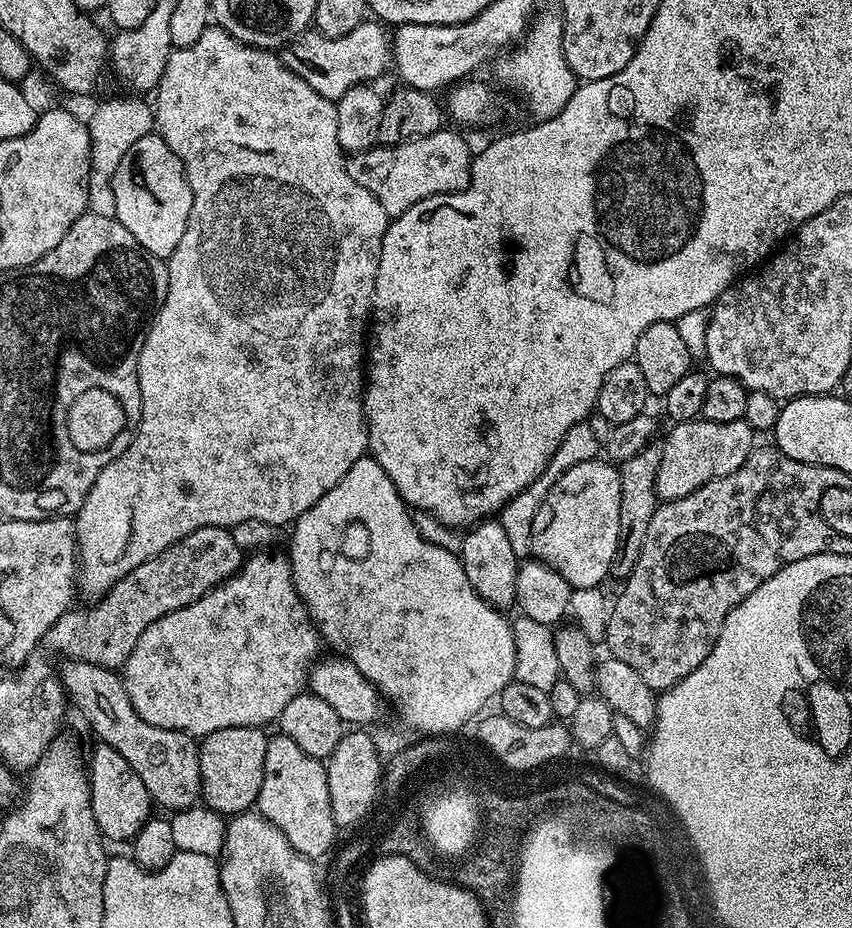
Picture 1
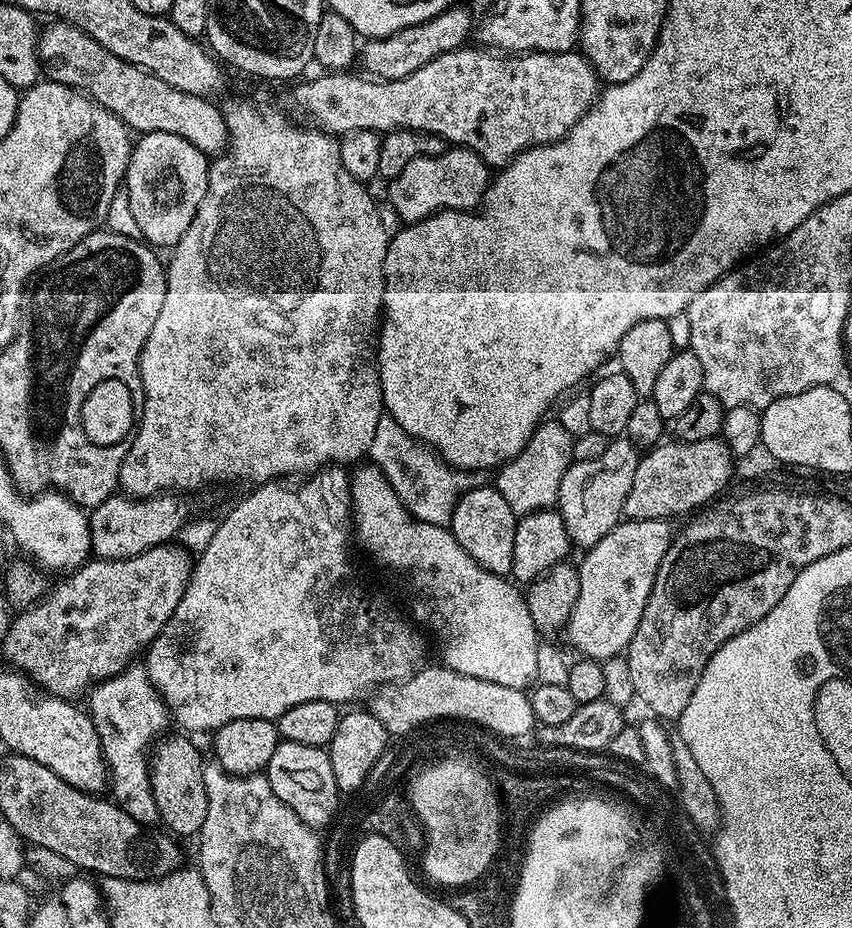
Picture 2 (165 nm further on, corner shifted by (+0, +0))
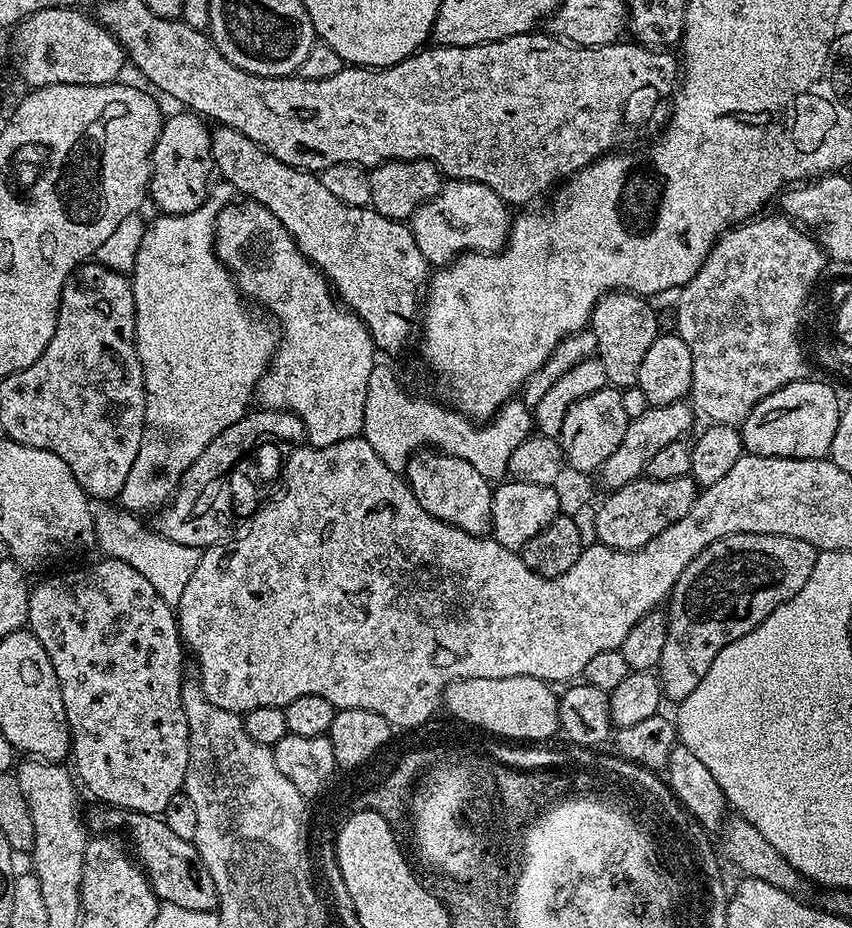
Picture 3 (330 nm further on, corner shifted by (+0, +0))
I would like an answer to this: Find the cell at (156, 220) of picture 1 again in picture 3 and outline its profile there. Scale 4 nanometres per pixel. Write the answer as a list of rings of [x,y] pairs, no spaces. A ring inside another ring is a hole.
[[[191,110],[176,111],[180,112],[169,115],[160,128],[152,151],[152,177],[148,183],[151,203],[156,203],[165,216],[190,214],[198,210],[198,206],[202,206],[210,195],[208,175],[214,172],[209,125]]]

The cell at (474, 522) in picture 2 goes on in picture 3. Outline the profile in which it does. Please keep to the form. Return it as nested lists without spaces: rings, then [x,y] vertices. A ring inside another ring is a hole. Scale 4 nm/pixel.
[[[418,450],[408,460],[406,479],[412,488],[414,498],[422,502],[422,510],[426,514],[434,514],[442,522],[454,526],[458,530],[466,530],[471,536],[485,535],[492,526],[492,489],[493,485],[475,468],[472,460],[463,460],[439,450]]]

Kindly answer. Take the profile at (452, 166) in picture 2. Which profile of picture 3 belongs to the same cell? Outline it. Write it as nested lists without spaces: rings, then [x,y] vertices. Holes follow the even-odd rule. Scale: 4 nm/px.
[[[449,179],[441,187],[440,192],[434,198],[424,203],[410,221],[410,227],[414,234],[414,242],[418,242],[418,250],[428,259],[429,265],[443,266],[451,264],[457,256],[465,252],[499,252],[508,242],[508,229],[510,227],[509,209],[504,200],[490,190],[490,186],[479,184],[473,180]]]

